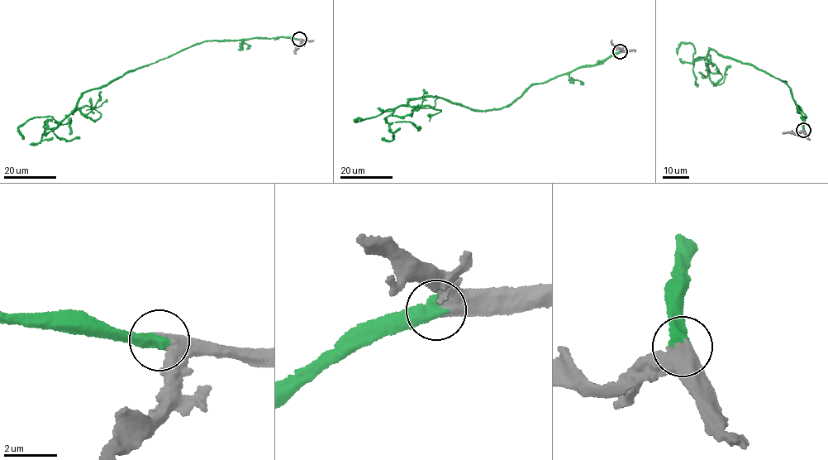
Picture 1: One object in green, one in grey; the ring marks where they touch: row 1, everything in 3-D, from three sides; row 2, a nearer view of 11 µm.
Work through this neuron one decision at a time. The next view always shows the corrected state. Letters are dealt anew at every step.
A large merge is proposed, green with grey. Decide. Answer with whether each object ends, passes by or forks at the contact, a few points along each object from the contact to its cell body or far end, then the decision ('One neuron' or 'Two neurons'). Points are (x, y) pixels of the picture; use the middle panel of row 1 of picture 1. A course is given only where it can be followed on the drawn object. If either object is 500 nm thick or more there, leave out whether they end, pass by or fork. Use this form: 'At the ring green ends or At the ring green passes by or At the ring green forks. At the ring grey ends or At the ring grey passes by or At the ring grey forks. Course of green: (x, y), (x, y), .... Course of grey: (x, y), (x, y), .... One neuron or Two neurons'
Course of green: (620, 51), (532, 84), (499, 109), (474, 111), (426, 97), (386, 117), (389, 123), (409, 121), (419, 126). Course of grey: (620, 51), (611, 40). One neuron

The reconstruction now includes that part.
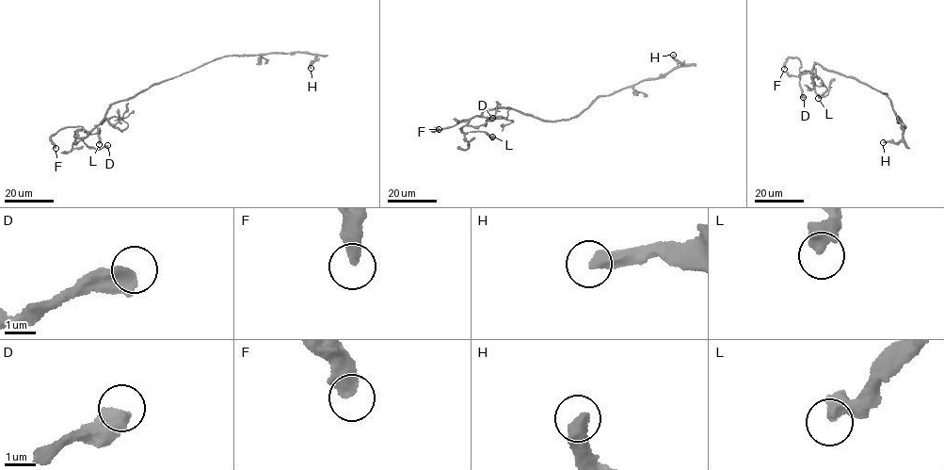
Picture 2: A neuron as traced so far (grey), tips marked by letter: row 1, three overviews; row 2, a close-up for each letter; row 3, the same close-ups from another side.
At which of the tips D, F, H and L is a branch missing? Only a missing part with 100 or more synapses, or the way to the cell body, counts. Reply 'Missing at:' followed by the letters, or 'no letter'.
Missing at: H

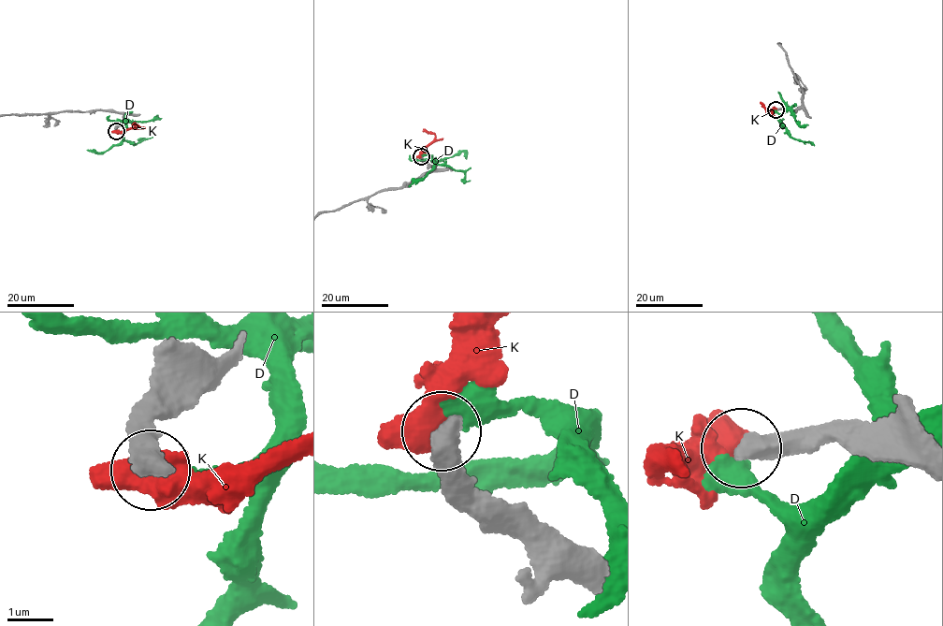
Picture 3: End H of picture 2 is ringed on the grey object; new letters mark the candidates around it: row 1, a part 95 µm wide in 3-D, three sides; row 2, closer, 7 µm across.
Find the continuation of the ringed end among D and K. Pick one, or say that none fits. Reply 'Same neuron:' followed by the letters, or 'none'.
Same neuron: K

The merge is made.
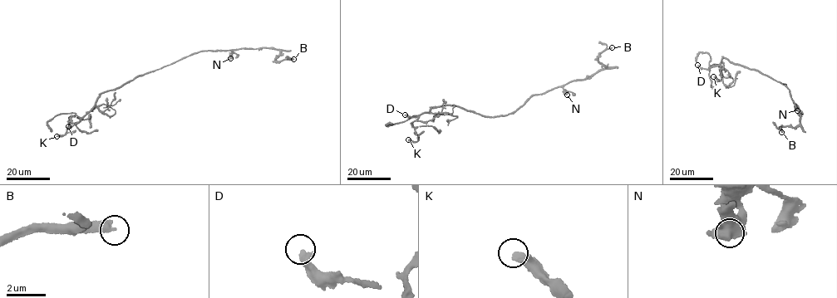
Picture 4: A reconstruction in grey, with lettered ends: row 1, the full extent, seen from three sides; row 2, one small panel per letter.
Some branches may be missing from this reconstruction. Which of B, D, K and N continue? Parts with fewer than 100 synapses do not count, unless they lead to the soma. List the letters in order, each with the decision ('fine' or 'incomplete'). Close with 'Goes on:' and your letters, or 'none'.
B: incomplete
D: fine
K: fine
N: fine
Goes on: B

